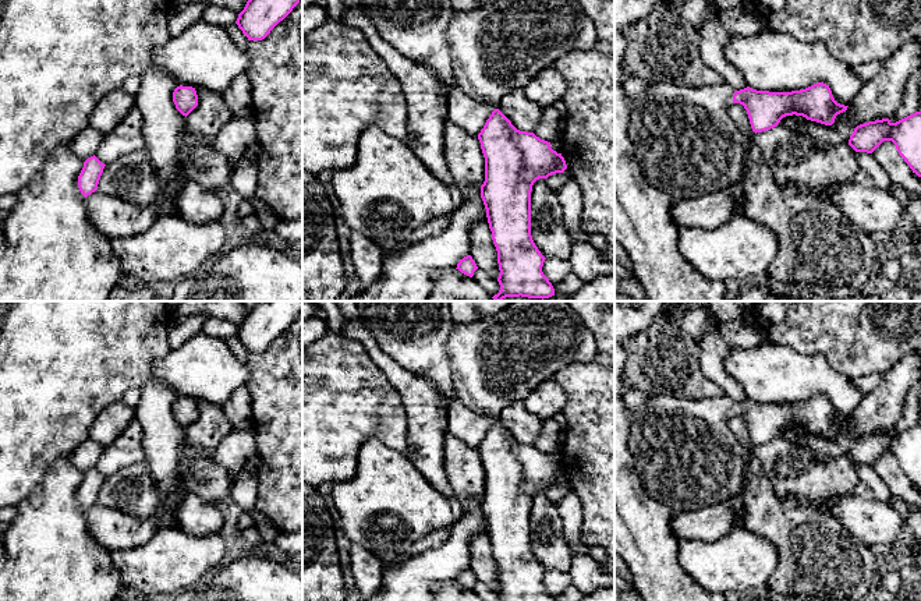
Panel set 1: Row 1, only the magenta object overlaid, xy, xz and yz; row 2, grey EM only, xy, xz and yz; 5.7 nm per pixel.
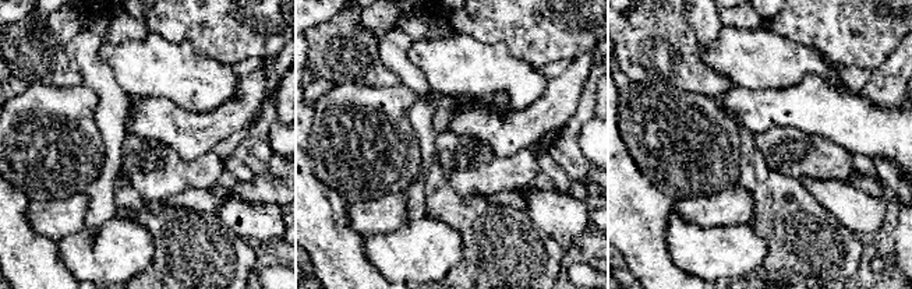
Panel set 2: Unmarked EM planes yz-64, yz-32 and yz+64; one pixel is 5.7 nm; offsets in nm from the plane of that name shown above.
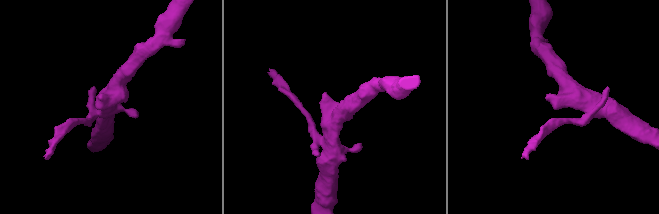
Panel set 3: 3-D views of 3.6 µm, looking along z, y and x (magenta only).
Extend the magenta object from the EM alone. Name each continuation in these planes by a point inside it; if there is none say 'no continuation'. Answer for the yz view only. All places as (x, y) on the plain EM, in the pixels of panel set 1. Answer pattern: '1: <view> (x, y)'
1: yz (683, 451)

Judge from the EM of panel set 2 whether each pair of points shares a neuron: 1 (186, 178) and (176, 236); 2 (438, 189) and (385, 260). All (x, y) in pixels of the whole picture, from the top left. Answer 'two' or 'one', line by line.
1: two
2: two

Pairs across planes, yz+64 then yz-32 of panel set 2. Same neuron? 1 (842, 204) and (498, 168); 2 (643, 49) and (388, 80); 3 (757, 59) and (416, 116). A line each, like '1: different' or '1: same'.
1: different
2: same
3: different

